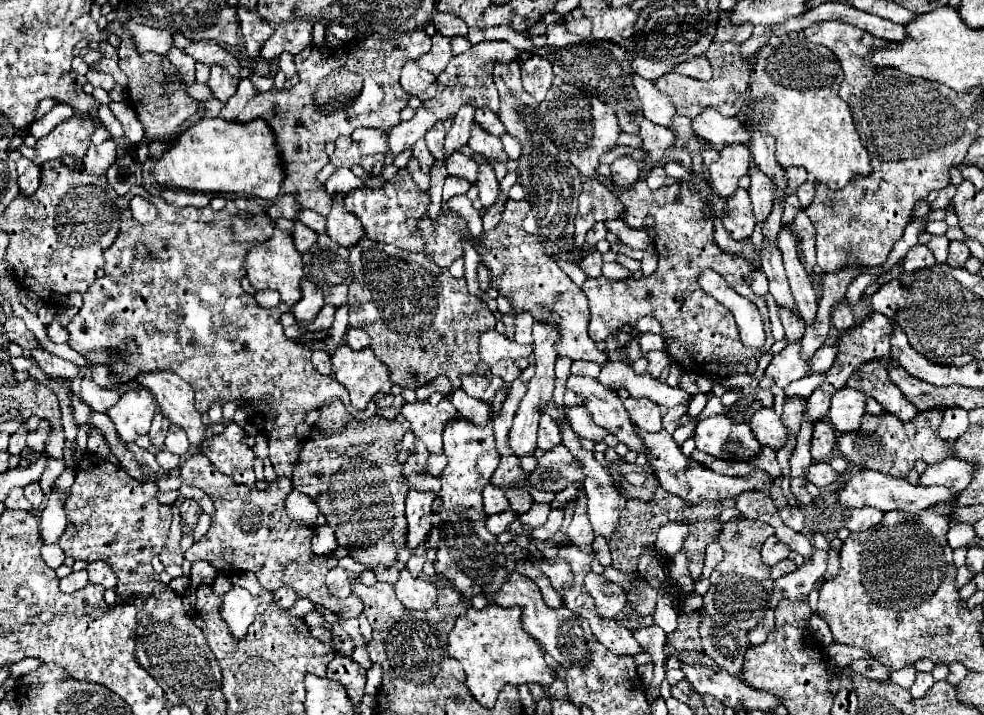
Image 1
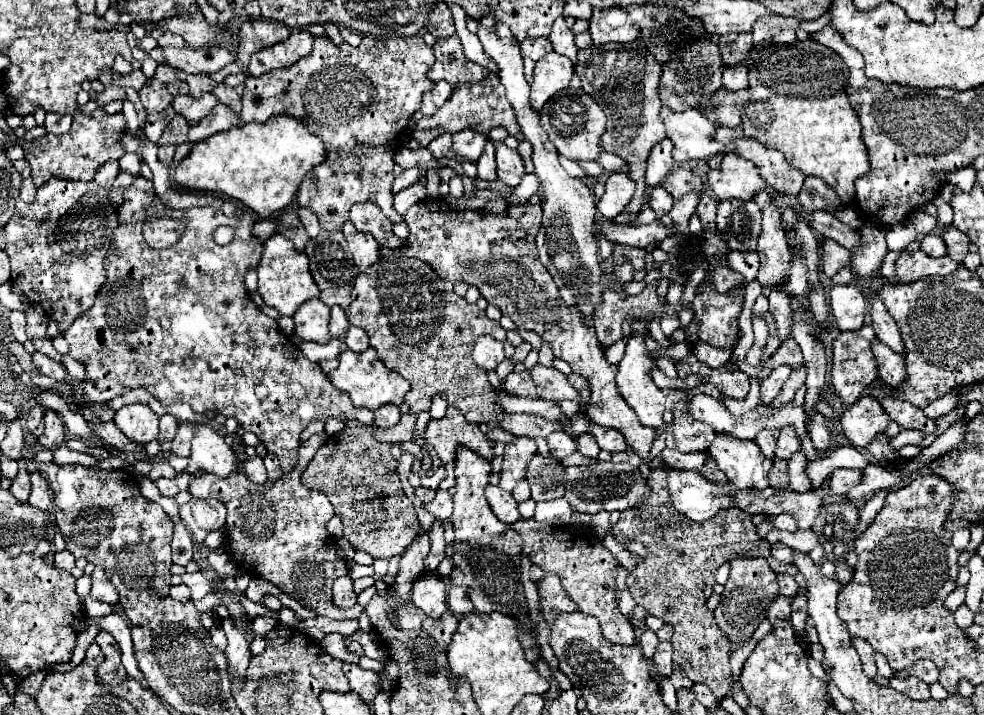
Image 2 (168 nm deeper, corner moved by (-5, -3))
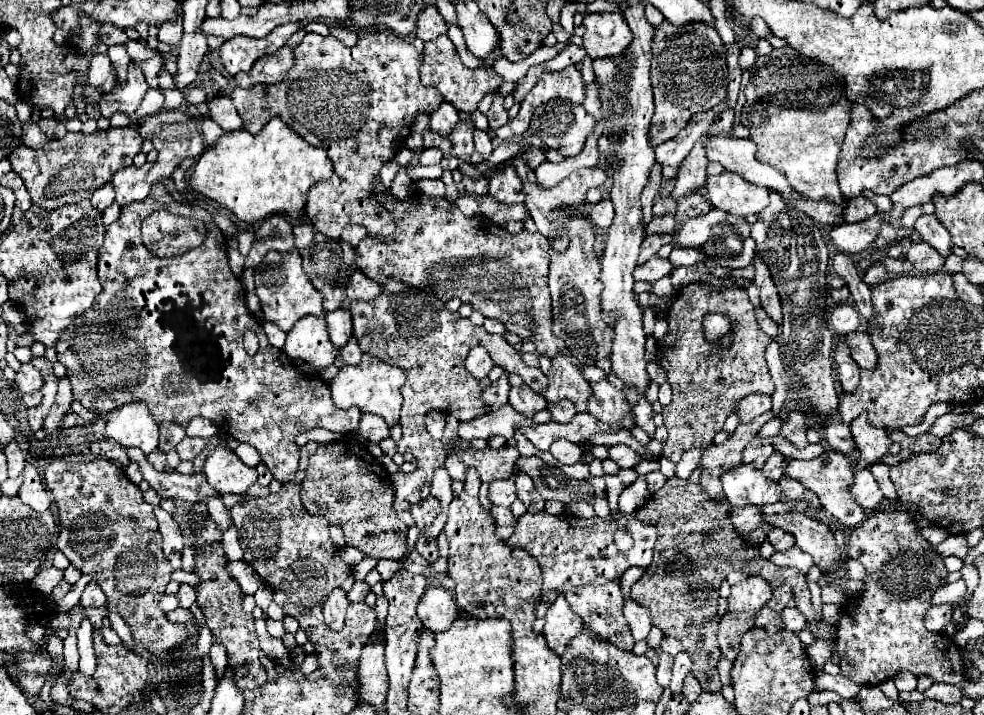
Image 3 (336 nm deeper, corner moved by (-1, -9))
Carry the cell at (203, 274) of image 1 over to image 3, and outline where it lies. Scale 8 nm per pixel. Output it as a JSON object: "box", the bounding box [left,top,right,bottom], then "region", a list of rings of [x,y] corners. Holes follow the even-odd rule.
{"box":[56,184,362,484],"region":[[[155,184],[159,186],[153,186],[152,192],[148,194],[146,200],[142,202],[136,202],[136,204],[128,204],[122,208],[122,214],[120,218],[110,224],[106,228],[106,236],[104,236],[104,244],[100,248],[100,254],[98,254],[98,278],[102,282],[102,292],[100,296],[96,298],[96,304],[84,314],[84,324],[82,326],[74,326],[70,332],[64,332],[56,344],[56,350],[58,350],[58,360],[68,368],[66,372],[66,378],[70,380],[70,386],[72,386],[72,394],[74,394],[74,400],[78,400],[84,408],[96,412],[96,414],[108,414],[124,404],[130,404],[130,402],[138,402],[138,400],[144,400],[150,408],[150,414],[156,418],[156,422],[176,422],[180,424],[182,428],[188,426],[188,422],[196,416],[202,416],[202,418],[208,418],[212,420],[220,430],[228,432],[230,436],[234,436],[238,442],[246,442],[246,444],[252,444],[258,452],[260,452],[260,458],[262,462],[268,466],[268,470],[272,472],[272,476],[276,480],[280,480],[282,484],[284,482],[290,482],[296,474],[296,468],[298,468],[298,446],[294,442],[294,438],[300,434],[300,432],[306,432],[310,428],[326,428],[326,430],[332,430],[332,432],[340,432],[340,434],[348,434],[352,430],[356,430],[358,422],[360,422],[360,416],[362,412],[358,408],[350,408],[350,410],[340,410],[334,406],[332,402],[332,396],[330,396],[330,390],[328,390],[328,384],[321,380],[318,376],[310,376],[306,378],[304,374],[300,374],[300,370],[294,366],[294,362],[288,360],[288,356],[284,356],[284,350],[278,350],[274,348],[260,322],[250,314],[250,310],[246,308],[244,300],[244,286],[242,282],[232,274],[230,266],[228,266],[228,254],[226,254],[226,246],[216,242],[214,238],[206,238],[204,244],[200,248],[194,248],[194,250],[188,250],[184,252],[182,256],[176,256],[176,258],[158,258],[154,254],[150,254],[144,244],[142,244],[142,236],[140,236],[140,222],[155,210],[168,210],[168,212],[182,212],[184,216],[202,216],[206,214],[204,208],[192,208],[192,206],[186,206],[186,204],[180,204],[180,202],[174,202],[174,199],[170,193],[165,189],[162,184]],[[246,330],[252,330],[258,340],[260,340],[260,348],[254,356],[250,356],[246,350],[244,350],[244,344],[242,344],[242,336]]]}

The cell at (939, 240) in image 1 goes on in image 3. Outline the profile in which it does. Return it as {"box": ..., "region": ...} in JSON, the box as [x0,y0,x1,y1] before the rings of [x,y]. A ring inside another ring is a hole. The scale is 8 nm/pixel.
{"box":[906,242,944,274],"region":[[[924,242],[912,244],[912,248],[906,252],[906,258],[914,264],[918,274],[932,274],[944,268],[944,256],[940,256],[930,244]]]}

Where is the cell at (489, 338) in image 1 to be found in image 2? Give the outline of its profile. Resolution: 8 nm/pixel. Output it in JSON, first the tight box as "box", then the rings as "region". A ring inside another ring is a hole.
{"box":[472,336,504,370],"region":[[[480,336],[474,344],[472,358],[482,370],[496,370],[496,366],[504,360],[504,346],[494,338]]]}

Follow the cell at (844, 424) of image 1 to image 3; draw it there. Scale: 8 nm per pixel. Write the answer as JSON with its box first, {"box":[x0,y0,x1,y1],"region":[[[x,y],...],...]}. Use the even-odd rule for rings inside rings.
{"box":[850,416,892,462],"region":[[[858,416],[850,424],[850,430],[852,430],[854,444],[856,444],[862,460],[876,462],[878,458],[888,454],[888,448],[892,444],[892,440],[888,438],[884,428],[876,428],[874,424],[870,424],[868,416]]]}

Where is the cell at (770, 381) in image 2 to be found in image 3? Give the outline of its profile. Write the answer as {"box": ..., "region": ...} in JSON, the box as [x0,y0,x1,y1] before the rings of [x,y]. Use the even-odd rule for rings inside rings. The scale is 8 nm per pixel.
{"box":[736,394,772,422],"region":[[[748,394],[746,398],[740,400],[740,404],[736,406],[736,412],[740,414],[742,422],[750,422],[770,408],[772,408],[770,394]]]}

